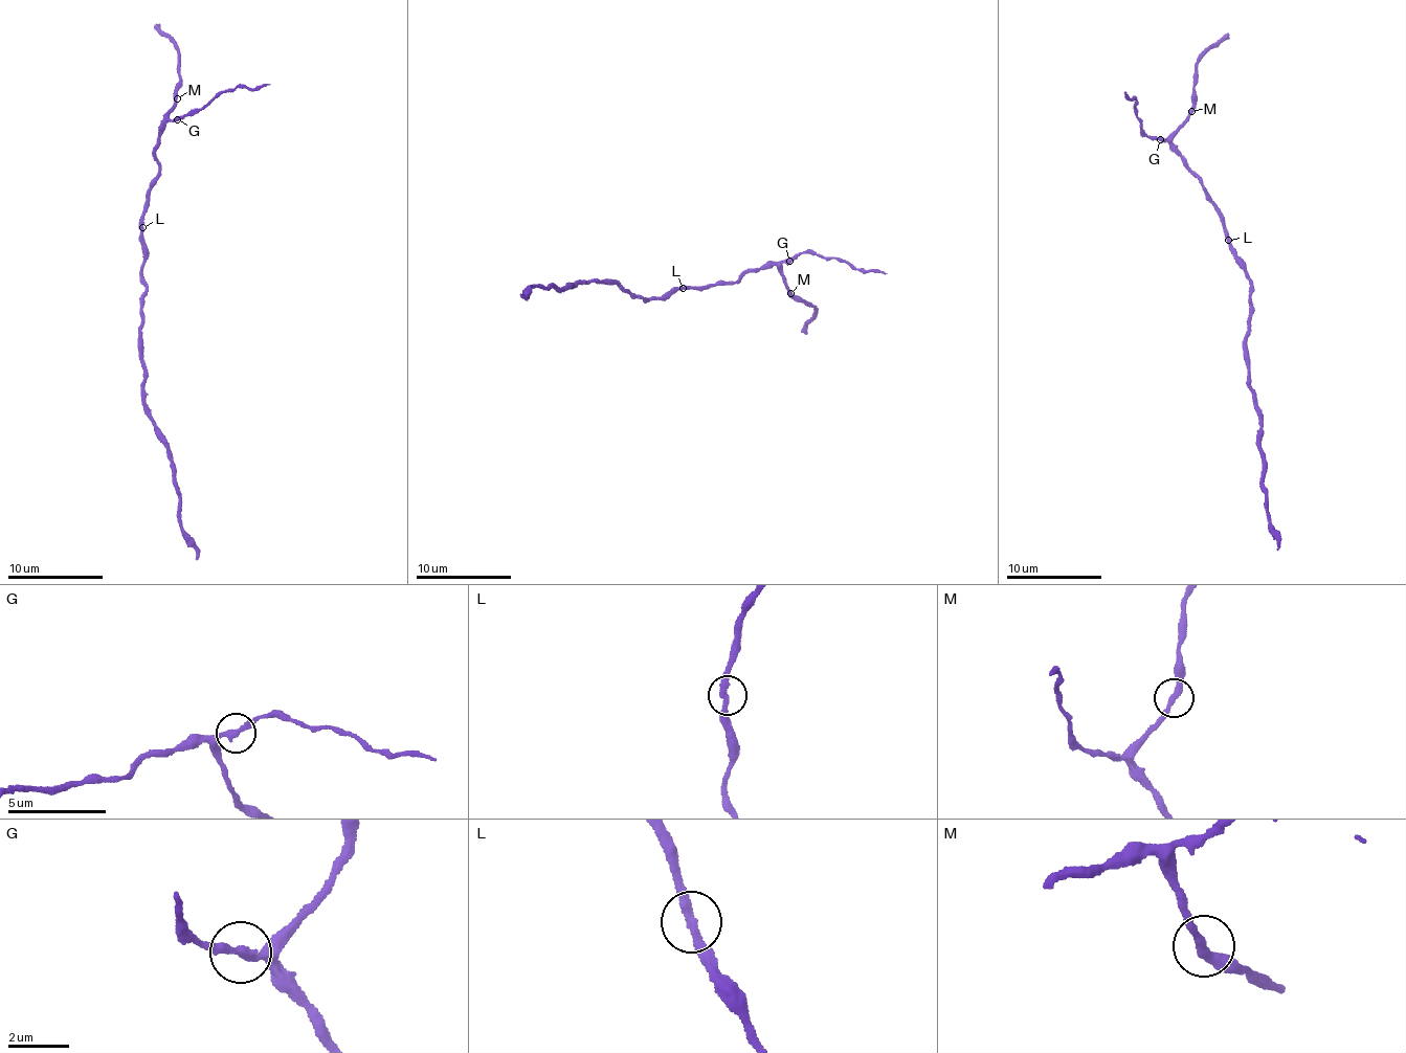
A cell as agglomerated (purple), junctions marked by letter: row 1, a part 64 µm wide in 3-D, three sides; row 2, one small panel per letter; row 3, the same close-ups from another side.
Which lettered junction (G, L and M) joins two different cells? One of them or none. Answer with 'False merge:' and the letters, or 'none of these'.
False merge: none of these

